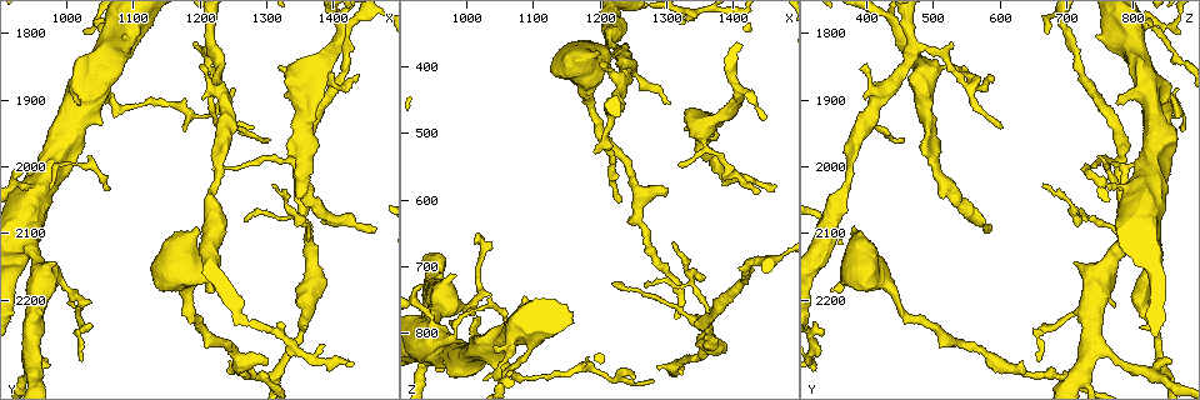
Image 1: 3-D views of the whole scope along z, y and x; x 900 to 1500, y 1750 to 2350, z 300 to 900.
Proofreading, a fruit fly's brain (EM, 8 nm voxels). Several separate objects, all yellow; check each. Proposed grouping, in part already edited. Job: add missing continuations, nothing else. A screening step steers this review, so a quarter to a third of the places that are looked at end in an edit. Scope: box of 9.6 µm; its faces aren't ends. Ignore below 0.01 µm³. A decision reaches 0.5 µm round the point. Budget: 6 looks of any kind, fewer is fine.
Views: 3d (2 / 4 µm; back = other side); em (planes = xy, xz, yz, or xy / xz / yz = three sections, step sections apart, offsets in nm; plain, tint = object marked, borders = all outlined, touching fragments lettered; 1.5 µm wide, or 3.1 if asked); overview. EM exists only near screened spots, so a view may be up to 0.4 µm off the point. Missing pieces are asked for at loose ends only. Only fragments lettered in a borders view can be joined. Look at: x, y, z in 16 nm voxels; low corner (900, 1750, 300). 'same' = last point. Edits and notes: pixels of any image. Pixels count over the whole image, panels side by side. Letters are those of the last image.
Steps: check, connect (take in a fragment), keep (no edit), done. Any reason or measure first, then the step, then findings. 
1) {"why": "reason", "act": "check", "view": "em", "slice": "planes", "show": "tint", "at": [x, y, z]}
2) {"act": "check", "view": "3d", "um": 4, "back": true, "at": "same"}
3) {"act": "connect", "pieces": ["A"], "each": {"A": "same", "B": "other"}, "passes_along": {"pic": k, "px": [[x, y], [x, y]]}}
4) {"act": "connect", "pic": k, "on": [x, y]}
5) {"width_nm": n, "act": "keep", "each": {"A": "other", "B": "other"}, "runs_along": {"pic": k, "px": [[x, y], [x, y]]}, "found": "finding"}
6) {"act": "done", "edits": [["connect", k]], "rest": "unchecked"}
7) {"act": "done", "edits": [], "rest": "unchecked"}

{"act": "check", "view": "em", "slice": "xy", "step": 4, "show": "tint", "at": [1265, 2080, 730]}

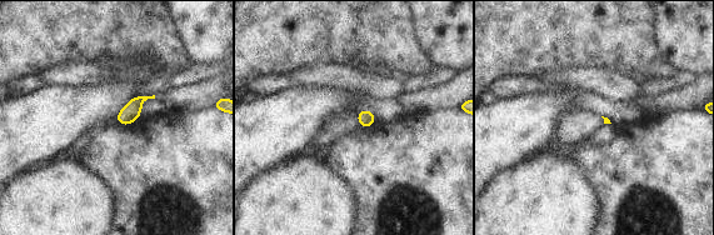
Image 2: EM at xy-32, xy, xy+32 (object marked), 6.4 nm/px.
{"why": "another direction", "act": "check", "view": "em", "slice": "planes", "show": "borders", "at": "same"}

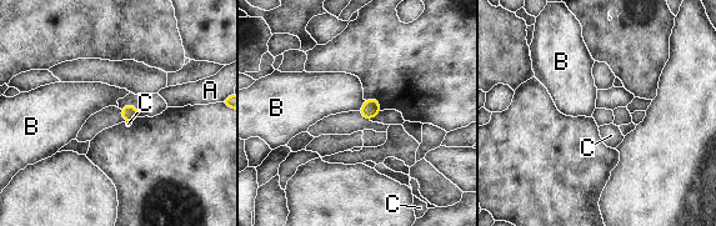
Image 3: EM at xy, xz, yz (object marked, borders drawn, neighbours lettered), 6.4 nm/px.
{"act": "keep", "each": {"A": "other", "B": "other", "C": "other"}, "border": {"pic": 3, "px": [[365, 100], [359, 110]]}, "found": "no lettered fragment goes on from it"}

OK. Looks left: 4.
{"why": "long arm stops here", "act": "check", "view": "3d", "um": 4, "at": [1460, 2095, 580]}

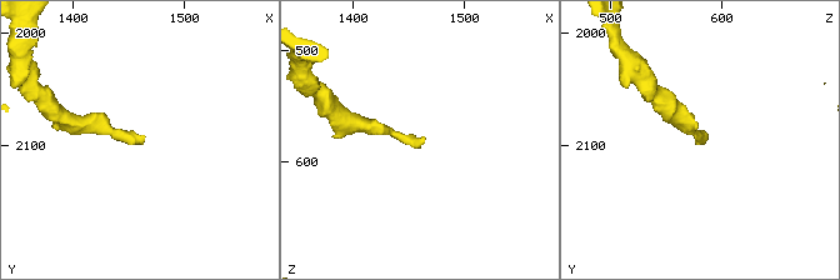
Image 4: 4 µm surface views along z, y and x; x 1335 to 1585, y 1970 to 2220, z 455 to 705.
{"act": "check", "view": "em", "slice": "planes", "show": "borders", "at": [1466, 2094, 580]}

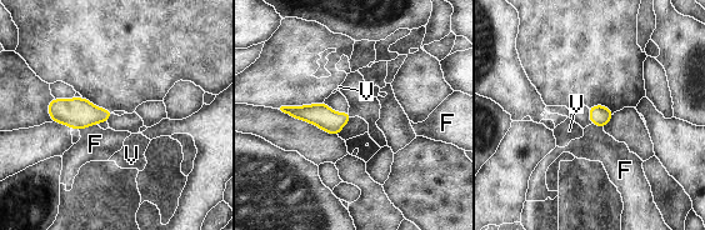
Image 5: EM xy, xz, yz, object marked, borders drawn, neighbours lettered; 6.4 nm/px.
{"longest_contact_nm": ["F", 120], "act": "keep", "each": {"F": "other", "V": "other"}, "found": "no lettered fragment goes on from it"}

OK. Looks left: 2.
{"why": "branch stops here", "act": "check", "view": "em", "slice": "yz", "step": 4, "show": "borders", "at": [955, 2285, 855]}

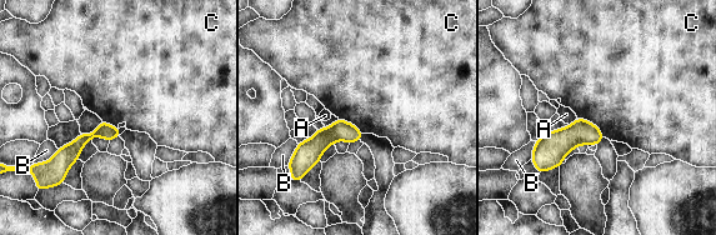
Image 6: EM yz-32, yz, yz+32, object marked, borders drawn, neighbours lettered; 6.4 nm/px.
{"longest_contact_nm": ["C", 220], "act": "keep", "each": {"A": "other", "B": "other", "C": "other"}, "found": "no lettered fragment goes on from it"}

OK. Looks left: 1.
{"act": "done", "edits": [], "rest": "unchecked"}

